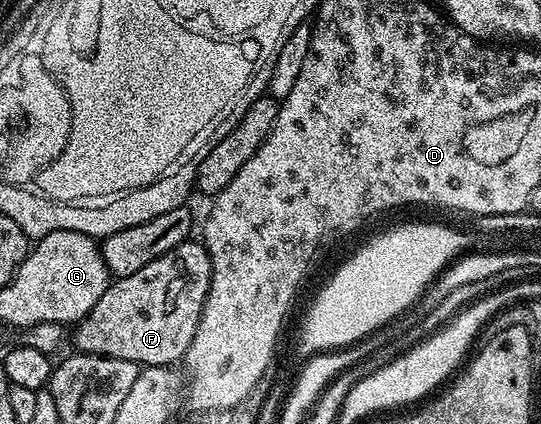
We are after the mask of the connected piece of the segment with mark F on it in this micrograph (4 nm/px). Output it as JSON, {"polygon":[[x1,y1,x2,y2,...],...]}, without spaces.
{"polygon":[[196,238,183,240,174,250,154,258,154,262,146,262,134,274,109,283,102,298,75,325,75,351,122,358,150,367,183,361,198,330,211,281,212,263,203,243]]}

